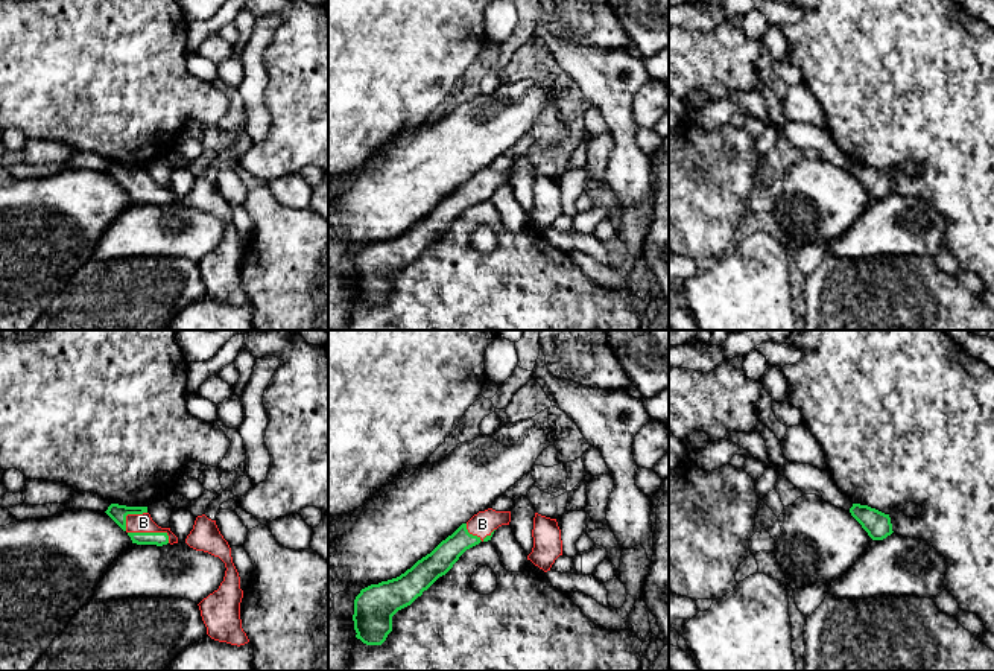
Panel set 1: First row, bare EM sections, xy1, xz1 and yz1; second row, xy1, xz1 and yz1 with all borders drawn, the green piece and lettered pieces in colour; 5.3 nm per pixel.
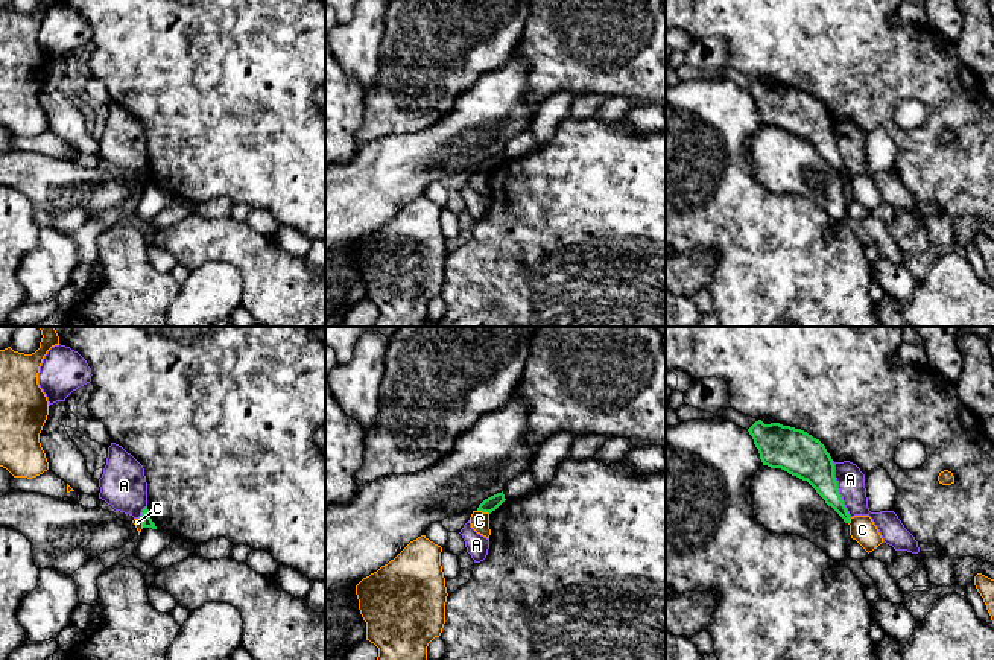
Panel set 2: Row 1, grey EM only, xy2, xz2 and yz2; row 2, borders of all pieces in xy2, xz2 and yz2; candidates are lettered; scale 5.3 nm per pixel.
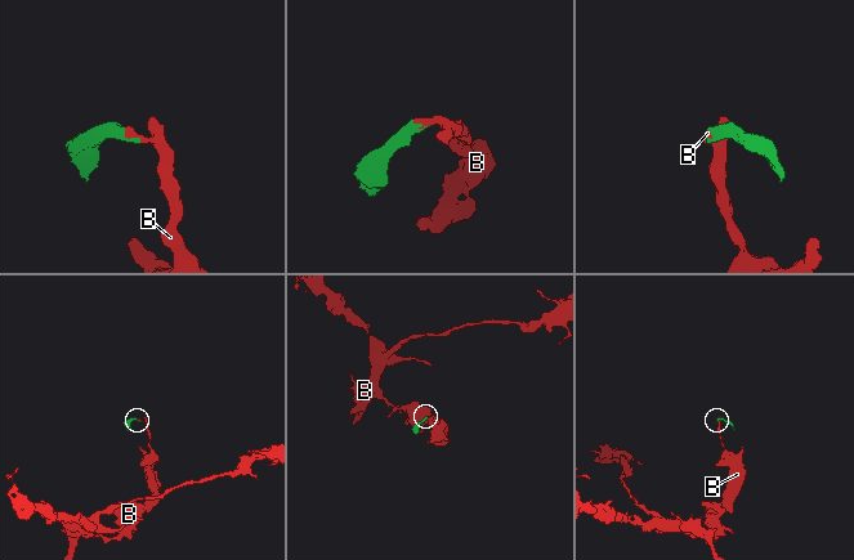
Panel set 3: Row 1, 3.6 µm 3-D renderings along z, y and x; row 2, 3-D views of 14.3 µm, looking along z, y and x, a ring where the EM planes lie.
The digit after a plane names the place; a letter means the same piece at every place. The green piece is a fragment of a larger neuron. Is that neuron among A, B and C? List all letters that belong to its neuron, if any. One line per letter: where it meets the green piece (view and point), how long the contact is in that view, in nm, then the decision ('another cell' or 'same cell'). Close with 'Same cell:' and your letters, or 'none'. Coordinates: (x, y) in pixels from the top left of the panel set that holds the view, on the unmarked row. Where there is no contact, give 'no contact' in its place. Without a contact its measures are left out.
A: yz2 (838, 149) | 320 nm | another cell
B: xy1 (143, 192) | 280 nm | same cell
C: xz2 (484, 171) | 70 nm | another cell
Same cell: B

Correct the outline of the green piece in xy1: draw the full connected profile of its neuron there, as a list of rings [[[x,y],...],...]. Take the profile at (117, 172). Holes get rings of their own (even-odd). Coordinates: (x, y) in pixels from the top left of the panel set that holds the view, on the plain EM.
[[[111,163],[105,172],[128,192],[132,202],[157,205],[178,202],[170,187],[161,187],[152,180],[147,166]]]

